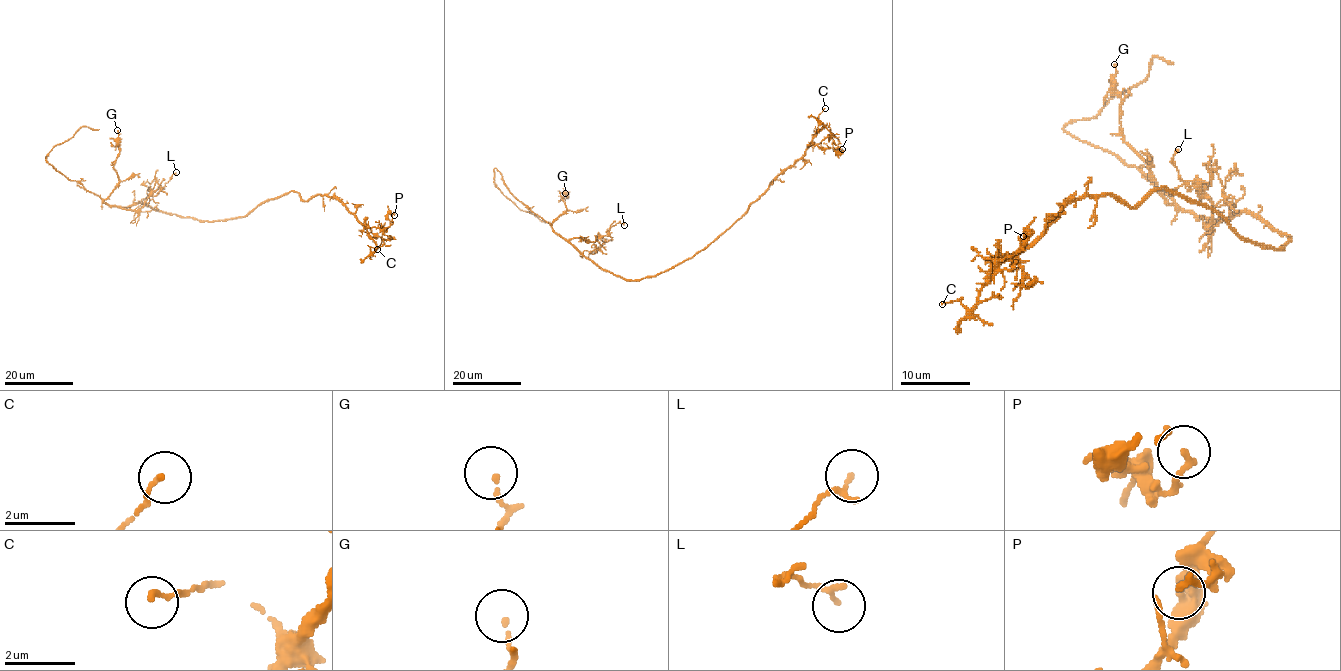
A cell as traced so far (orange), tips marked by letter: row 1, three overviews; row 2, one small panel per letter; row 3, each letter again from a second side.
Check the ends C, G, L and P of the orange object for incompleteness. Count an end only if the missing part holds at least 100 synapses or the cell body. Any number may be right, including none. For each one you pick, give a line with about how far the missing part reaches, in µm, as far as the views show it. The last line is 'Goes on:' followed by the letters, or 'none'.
Goes on: none

